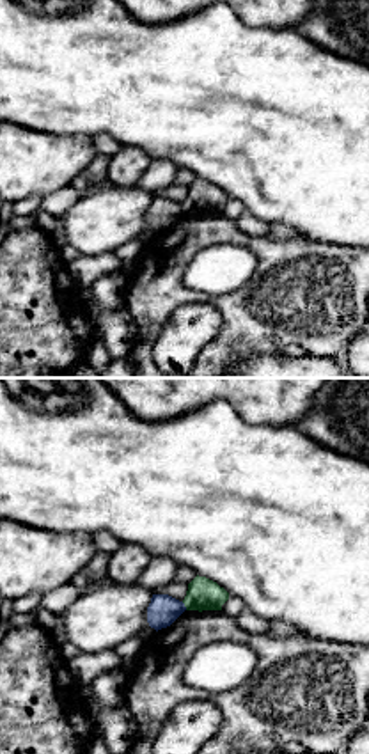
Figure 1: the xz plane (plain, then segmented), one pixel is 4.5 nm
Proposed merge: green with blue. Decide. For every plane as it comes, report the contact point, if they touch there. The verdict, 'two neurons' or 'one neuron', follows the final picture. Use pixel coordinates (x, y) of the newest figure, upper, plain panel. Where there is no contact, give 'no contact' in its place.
contact (185, 208)

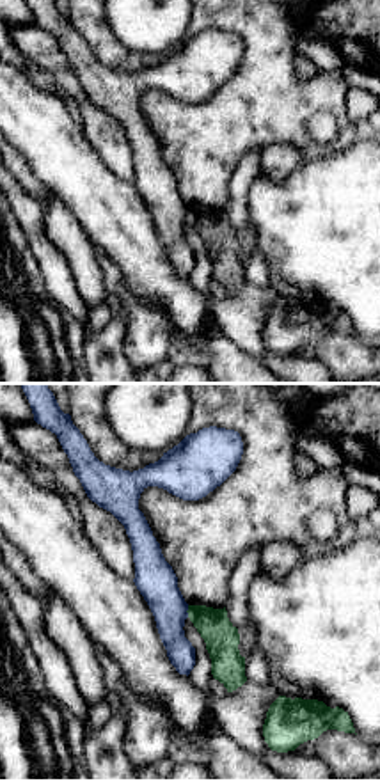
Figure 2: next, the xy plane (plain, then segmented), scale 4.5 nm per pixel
contact (187, 213)

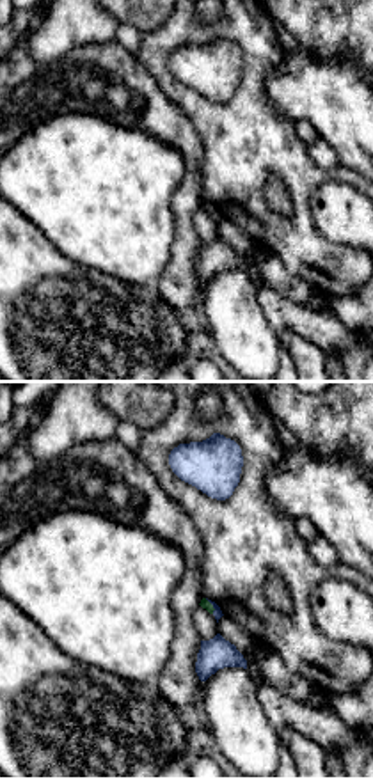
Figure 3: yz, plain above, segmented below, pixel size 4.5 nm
contact (212, 208)

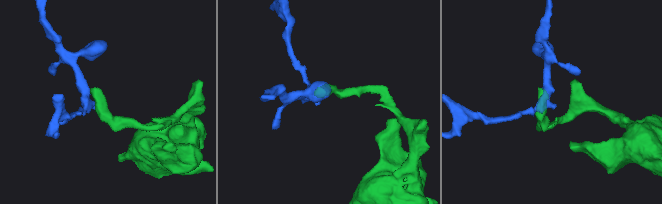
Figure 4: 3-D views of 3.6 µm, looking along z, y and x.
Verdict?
two neurons

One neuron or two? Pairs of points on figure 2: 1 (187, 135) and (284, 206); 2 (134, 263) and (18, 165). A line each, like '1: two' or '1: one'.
1: two
2: two

